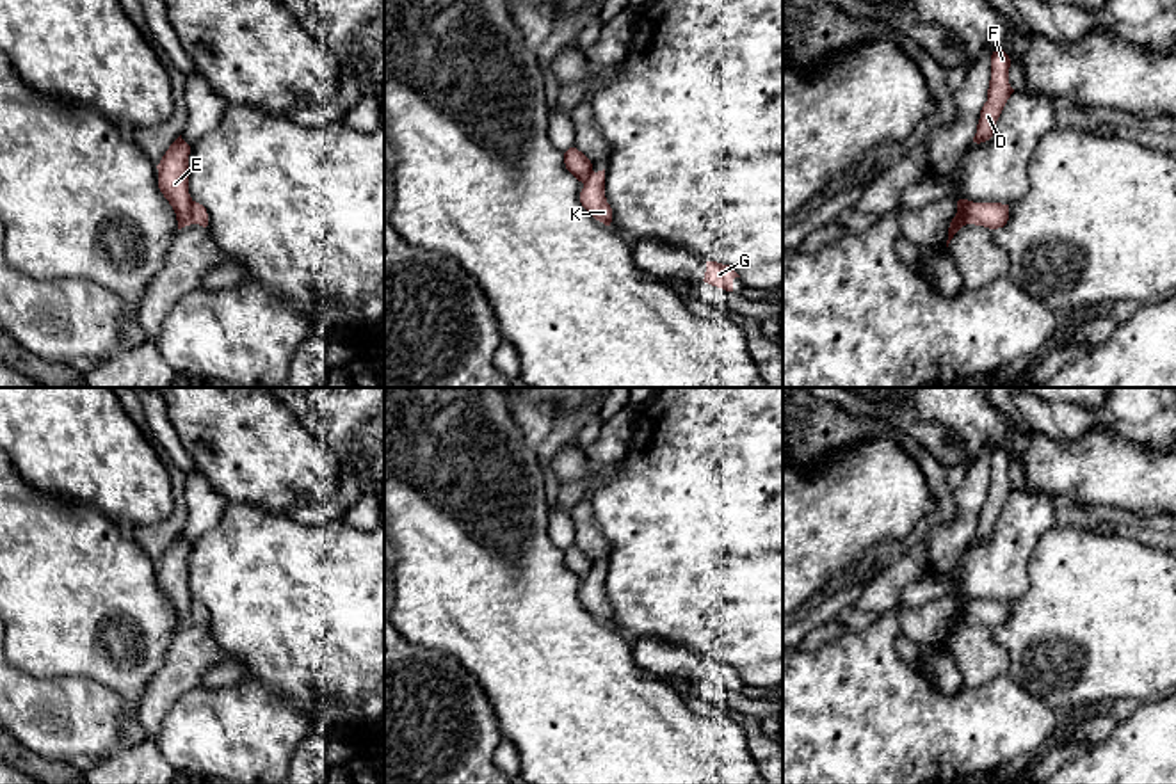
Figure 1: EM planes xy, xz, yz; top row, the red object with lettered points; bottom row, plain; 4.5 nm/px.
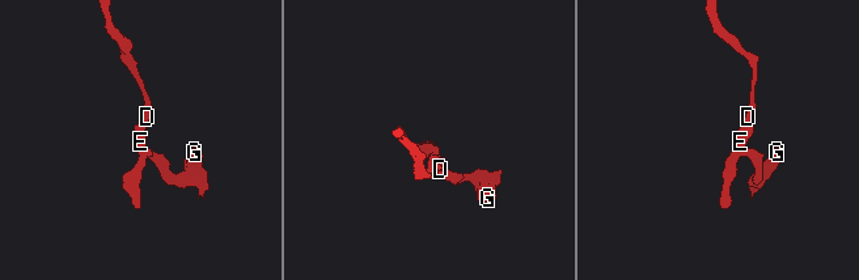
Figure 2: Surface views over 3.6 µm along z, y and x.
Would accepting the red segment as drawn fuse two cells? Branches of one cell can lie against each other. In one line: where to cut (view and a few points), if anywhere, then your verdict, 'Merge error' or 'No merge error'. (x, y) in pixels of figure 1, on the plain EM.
Split along yz (965, 600), (966, 621). Merge error

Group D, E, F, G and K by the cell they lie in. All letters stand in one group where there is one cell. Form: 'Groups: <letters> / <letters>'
Groups: D E F / G K

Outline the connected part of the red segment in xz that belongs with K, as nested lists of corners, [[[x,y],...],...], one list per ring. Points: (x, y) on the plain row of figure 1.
[[[605,567],[591,571],[589,580],[580,590],[580,601],[596,619],[603,620],[605,624],[610,624],[612,606],[605,596]]]

